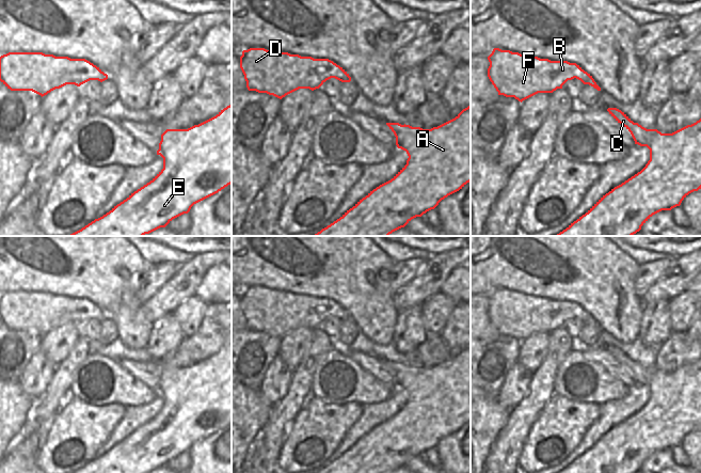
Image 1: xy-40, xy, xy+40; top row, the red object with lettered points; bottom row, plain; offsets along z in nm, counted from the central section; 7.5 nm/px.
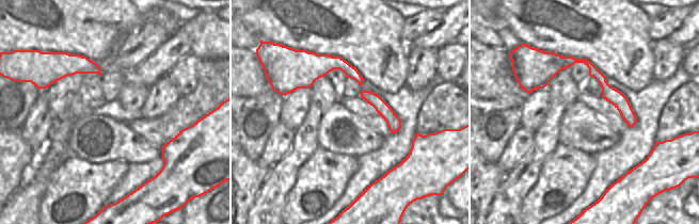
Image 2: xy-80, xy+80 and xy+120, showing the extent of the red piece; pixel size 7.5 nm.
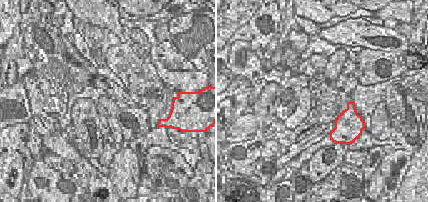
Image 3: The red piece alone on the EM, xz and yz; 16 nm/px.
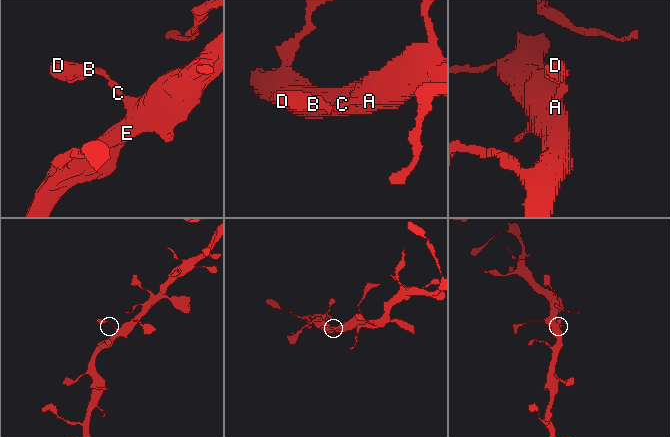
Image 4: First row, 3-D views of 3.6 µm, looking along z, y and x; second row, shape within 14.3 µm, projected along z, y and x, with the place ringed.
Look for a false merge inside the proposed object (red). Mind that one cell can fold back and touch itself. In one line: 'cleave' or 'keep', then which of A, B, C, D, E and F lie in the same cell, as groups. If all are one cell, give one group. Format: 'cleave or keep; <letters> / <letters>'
keep; A B C D E F

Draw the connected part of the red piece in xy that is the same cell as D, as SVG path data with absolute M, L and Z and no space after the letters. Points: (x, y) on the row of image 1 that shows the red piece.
M265 48L243 50L240 68L249 91L267 93L280 99L299 89L319 89L331 78L341 82L351 81L349 74L329 59L314 59Z

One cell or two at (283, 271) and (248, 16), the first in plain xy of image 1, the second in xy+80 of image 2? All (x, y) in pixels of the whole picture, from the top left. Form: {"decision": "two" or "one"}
{"decision": "one"}

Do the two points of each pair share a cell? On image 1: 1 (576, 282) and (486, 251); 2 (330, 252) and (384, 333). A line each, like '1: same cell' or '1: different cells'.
1: same cell
2: same cell

